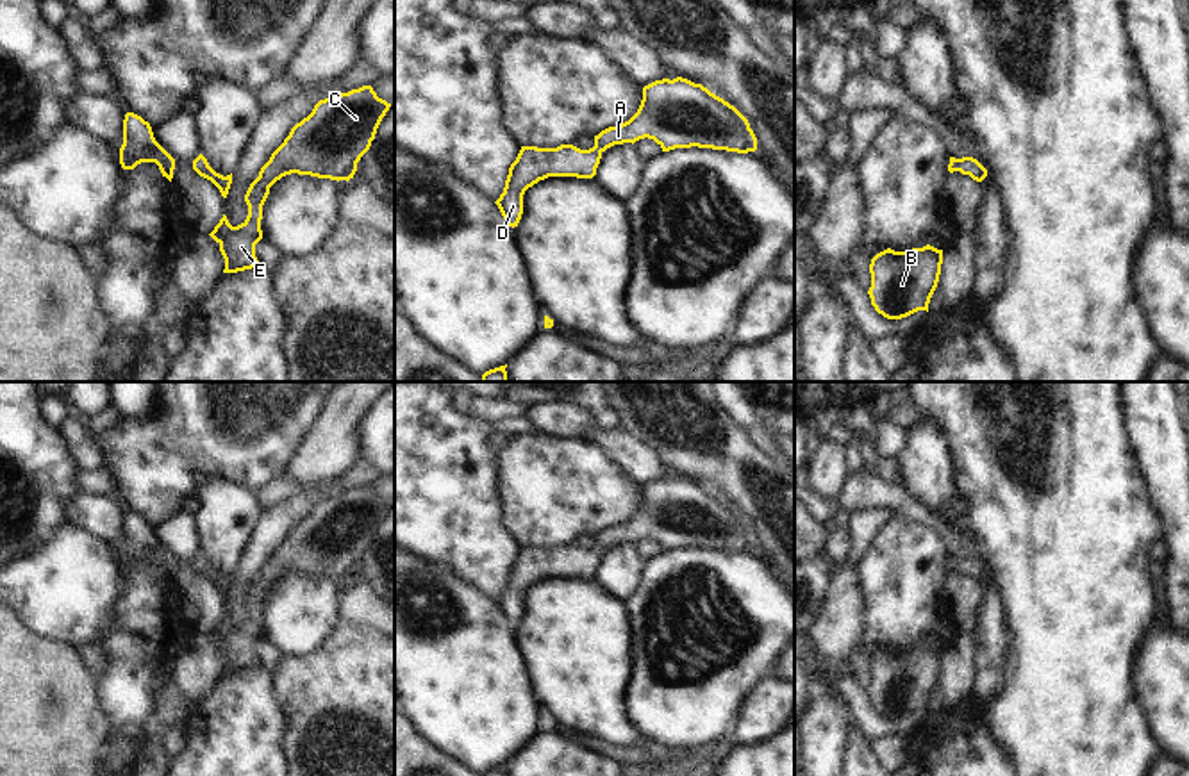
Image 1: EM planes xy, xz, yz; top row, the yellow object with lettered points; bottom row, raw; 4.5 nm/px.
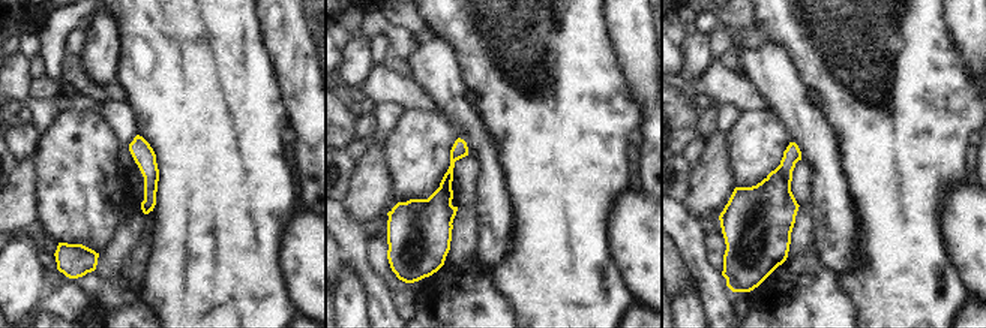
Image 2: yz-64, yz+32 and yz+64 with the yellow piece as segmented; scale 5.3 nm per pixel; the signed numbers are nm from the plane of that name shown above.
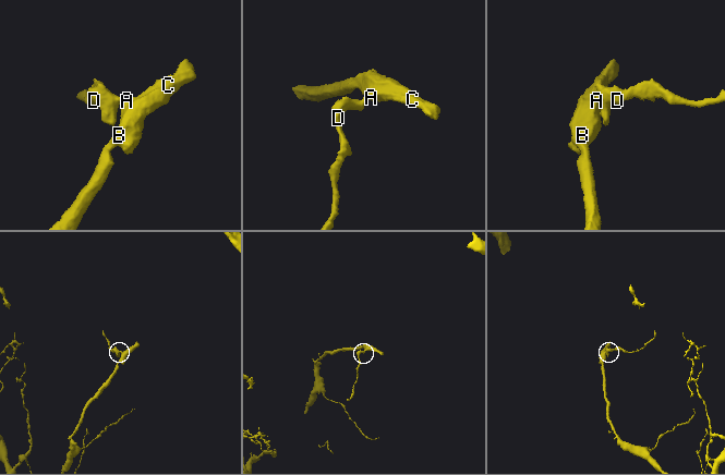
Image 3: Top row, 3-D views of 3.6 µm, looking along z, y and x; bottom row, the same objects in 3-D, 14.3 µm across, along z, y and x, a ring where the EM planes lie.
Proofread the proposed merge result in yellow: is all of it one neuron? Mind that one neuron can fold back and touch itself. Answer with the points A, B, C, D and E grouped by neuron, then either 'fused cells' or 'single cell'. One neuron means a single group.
A B C D E | single cell

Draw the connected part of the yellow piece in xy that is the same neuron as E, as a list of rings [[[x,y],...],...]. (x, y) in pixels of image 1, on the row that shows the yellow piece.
[[[371,86],[320,100],[312,112],[291,128],[250,184],[245,194],[246,219],[232,227],[223,214],[209,234],[225,259],[223,273],[259,266],[255,244],[262,239],[262,205],[270,187],[291,173],[337,182],[353,178],[357,162],[370,150],[389,107]]]

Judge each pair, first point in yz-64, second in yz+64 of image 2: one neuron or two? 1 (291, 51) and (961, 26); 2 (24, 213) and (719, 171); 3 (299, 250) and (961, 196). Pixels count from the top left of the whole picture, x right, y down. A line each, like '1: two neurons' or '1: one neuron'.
1: one neuron
2: one neuron
3: one neuron

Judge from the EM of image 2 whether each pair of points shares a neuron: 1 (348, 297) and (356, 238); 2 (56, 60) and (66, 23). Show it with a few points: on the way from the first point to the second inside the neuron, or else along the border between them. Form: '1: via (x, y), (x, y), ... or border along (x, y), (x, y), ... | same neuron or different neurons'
1: border along (347, 261), (365, 288), (366, 301) | different neurons
2: via (56, 51), (57, 32) | same neuron

